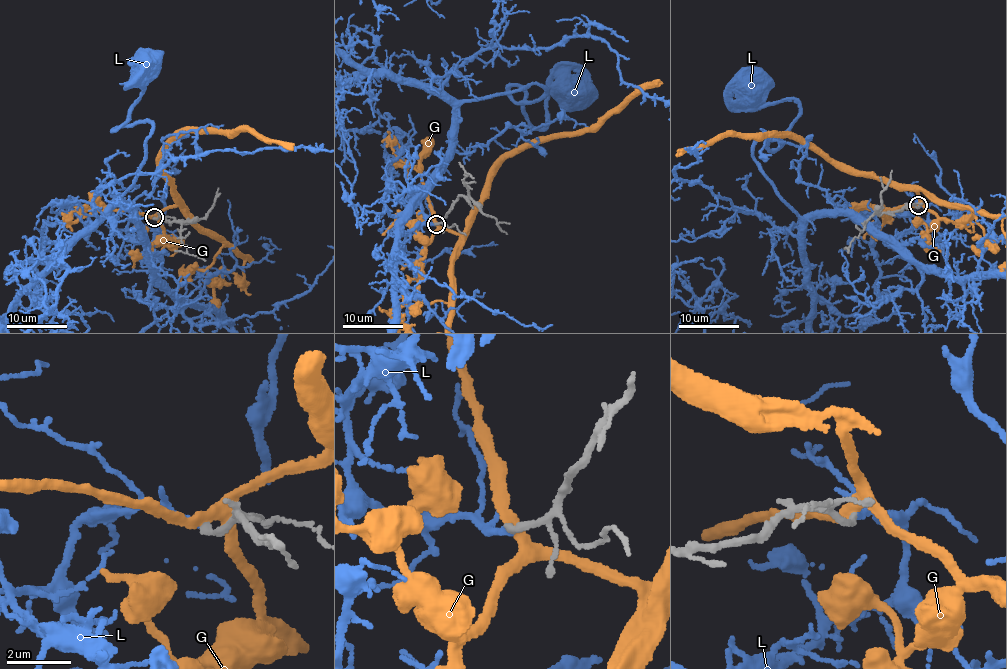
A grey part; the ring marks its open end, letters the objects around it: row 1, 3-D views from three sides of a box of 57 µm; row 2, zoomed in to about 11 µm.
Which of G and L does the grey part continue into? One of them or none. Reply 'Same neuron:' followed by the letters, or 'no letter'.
Same neuron: L

